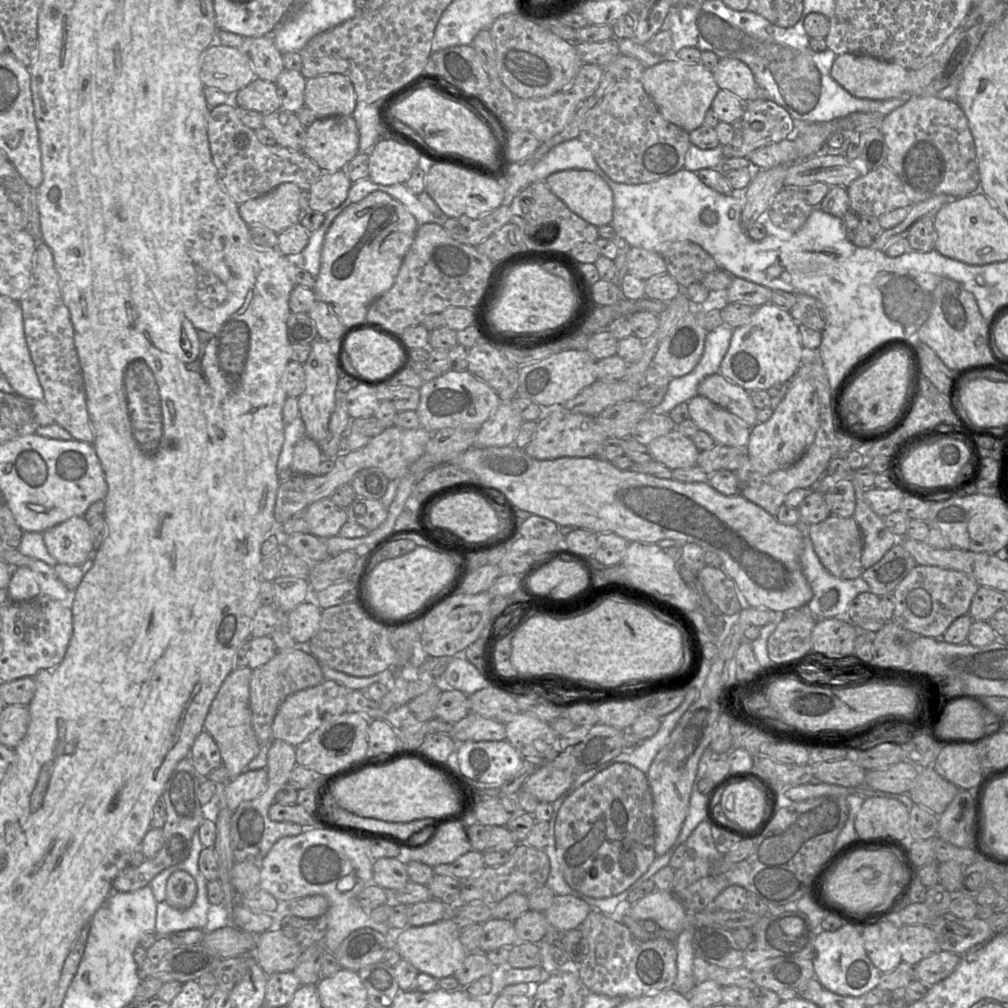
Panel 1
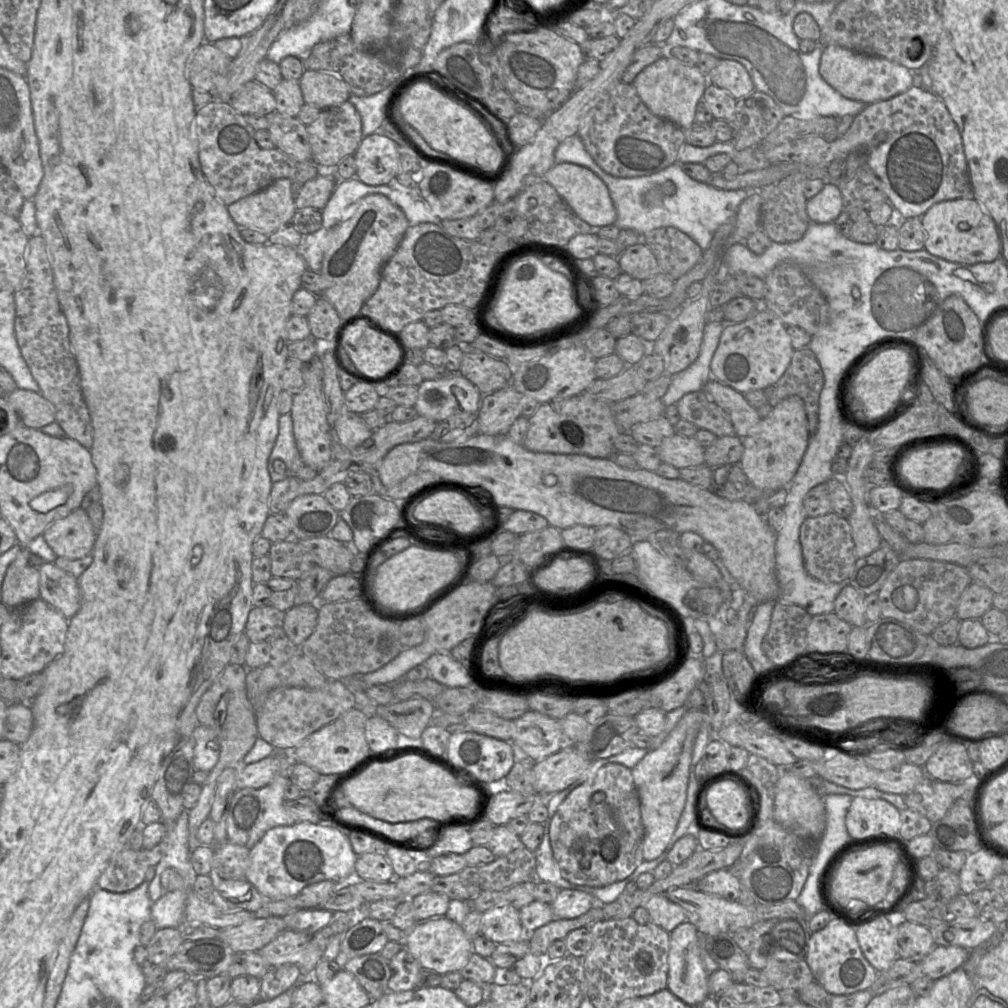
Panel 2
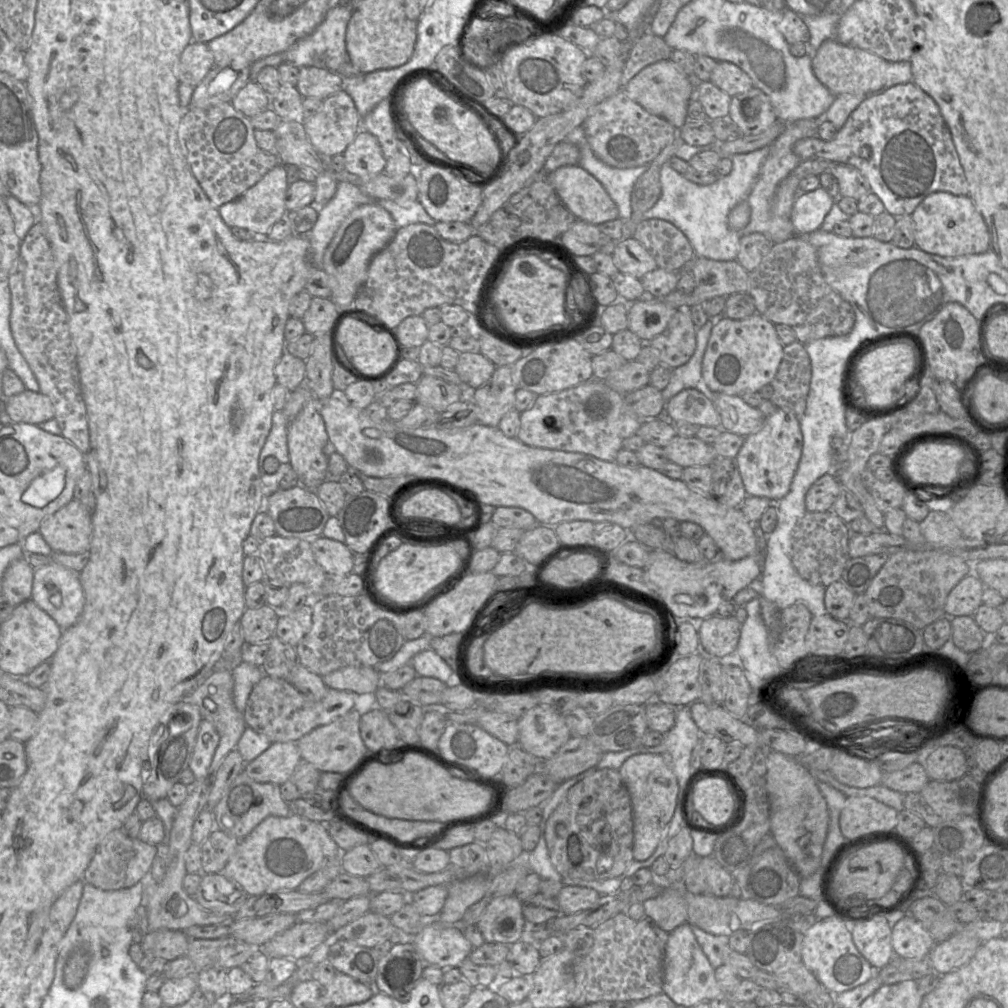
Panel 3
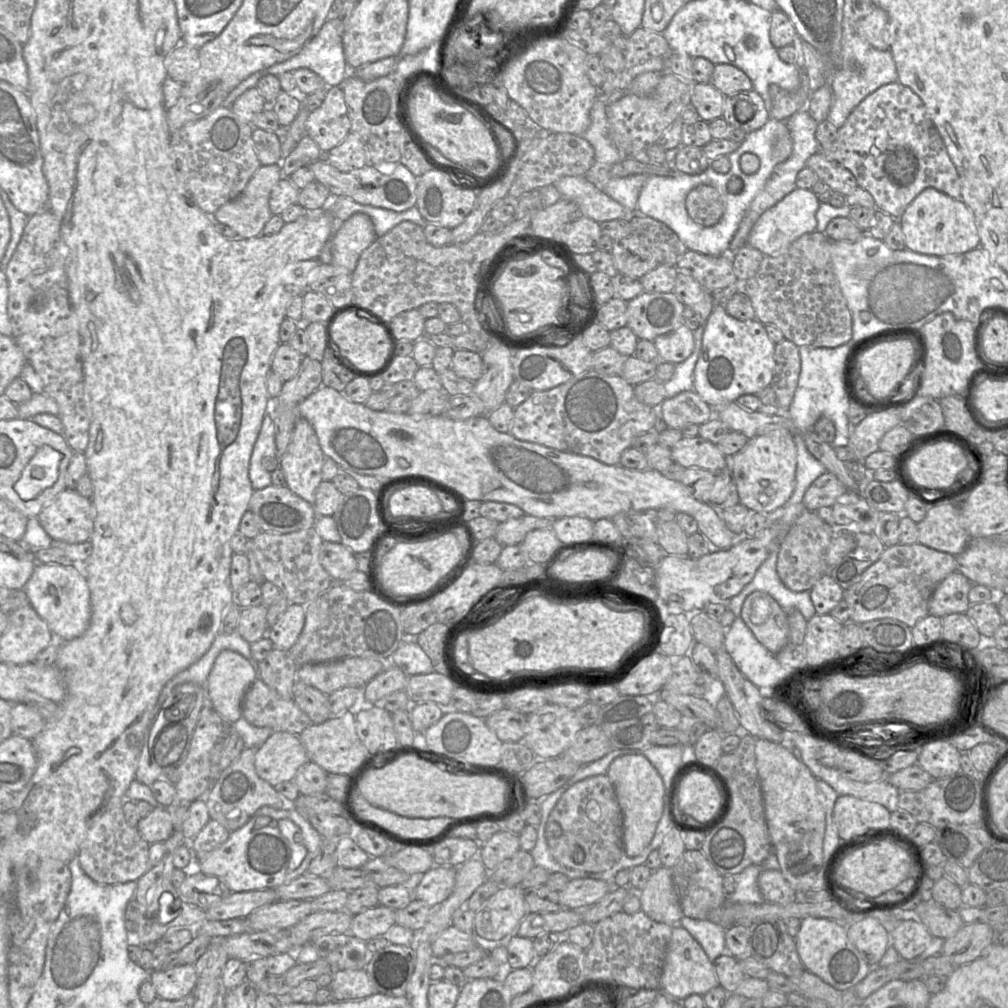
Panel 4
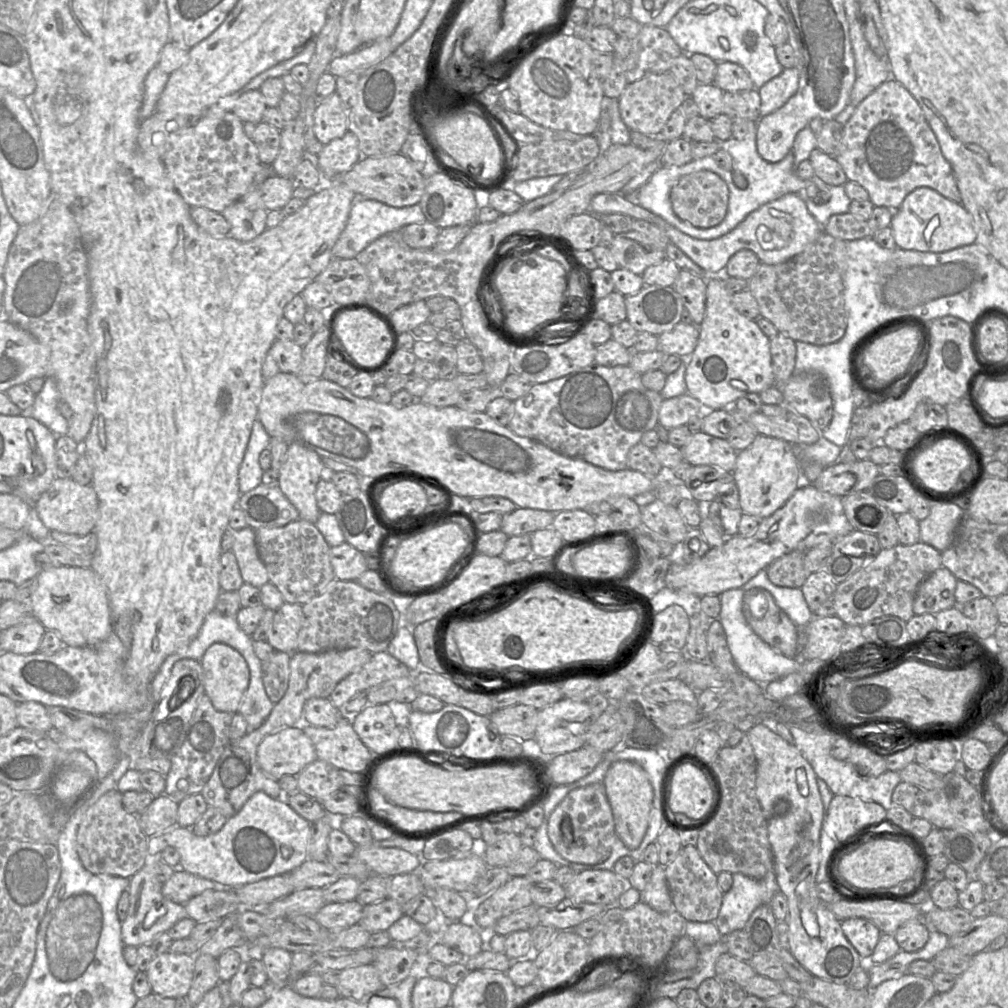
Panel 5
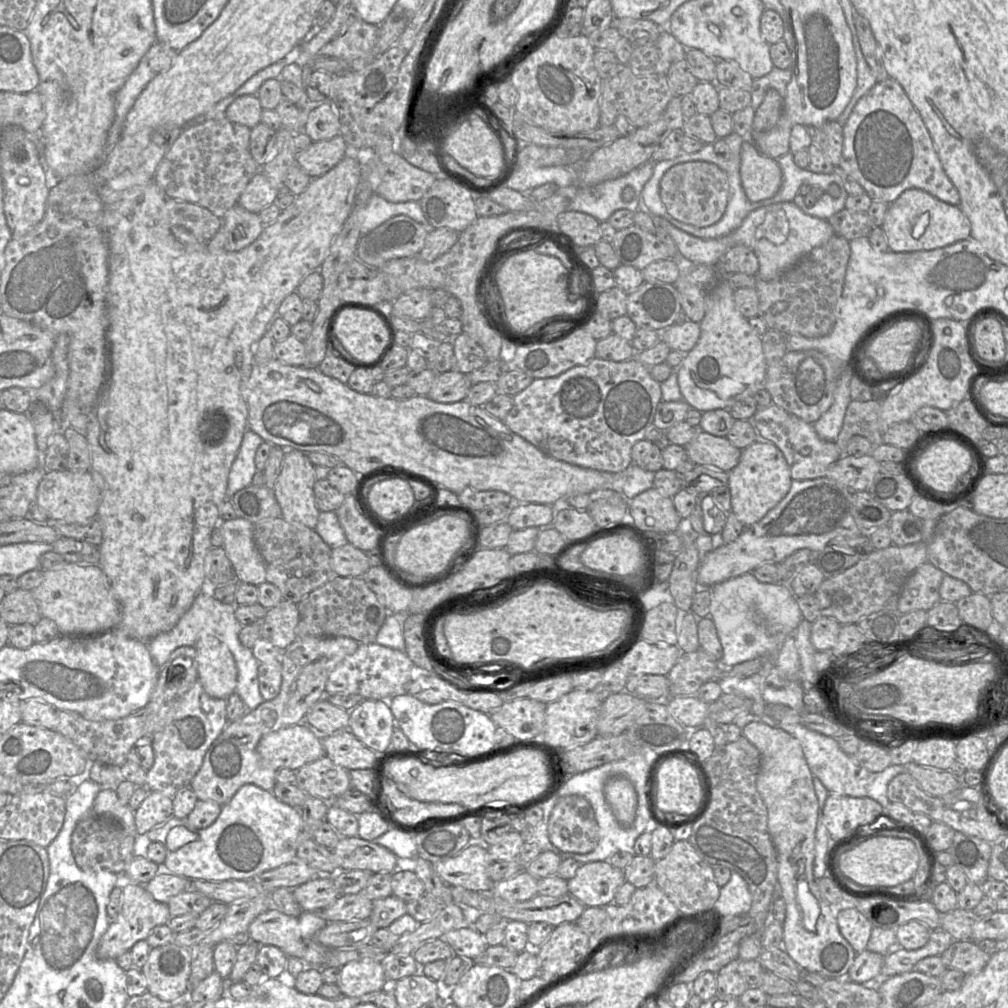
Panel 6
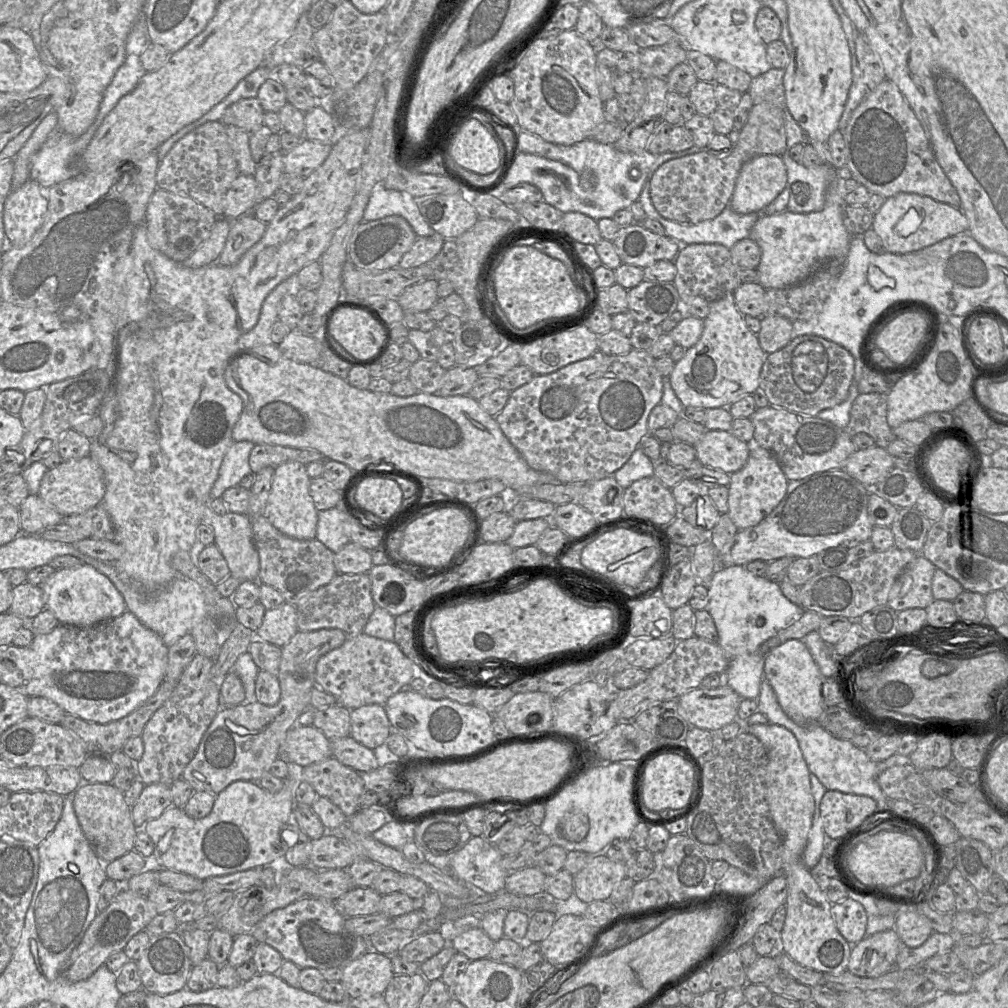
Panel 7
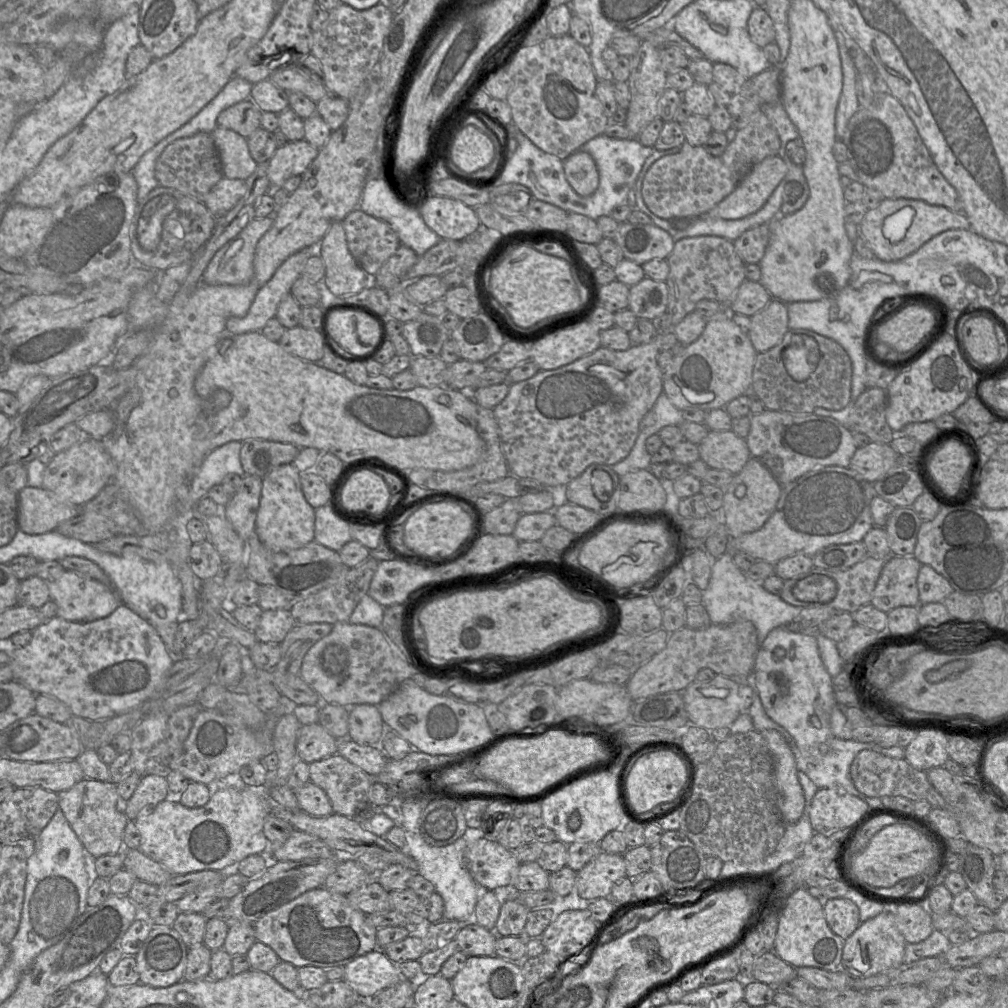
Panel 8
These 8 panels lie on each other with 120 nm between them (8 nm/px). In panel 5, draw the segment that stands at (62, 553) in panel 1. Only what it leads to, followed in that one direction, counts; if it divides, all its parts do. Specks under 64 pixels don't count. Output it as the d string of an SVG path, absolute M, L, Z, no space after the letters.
M56 478L34 504L50 531L86 535L93 531L99 518L99 500L92 485L81 485L72 478Z

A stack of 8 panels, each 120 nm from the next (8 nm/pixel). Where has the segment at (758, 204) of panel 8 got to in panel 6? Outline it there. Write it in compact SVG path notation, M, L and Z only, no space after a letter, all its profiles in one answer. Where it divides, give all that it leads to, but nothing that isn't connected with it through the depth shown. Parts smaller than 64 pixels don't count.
M746 139L741 146L740 175L746 197L751 202L773 197L783 181L778 161L761 154L751 139Z

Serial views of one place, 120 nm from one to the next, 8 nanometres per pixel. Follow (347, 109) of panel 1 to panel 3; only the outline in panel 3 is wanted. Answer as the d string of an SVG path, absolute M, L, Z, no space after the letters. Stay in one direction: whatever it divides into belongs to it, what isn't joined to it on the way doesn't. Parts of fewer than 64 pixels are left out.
M300 67L297 89L303 98L324 100L343 89L343 77L326 68Z

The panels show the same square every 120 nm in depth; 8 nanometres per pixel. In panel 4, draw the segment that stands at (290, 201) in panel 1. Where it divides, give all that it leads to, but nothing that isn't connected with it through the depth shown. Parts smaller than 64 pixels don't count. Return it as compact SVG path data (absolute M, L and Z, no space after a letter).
M281 163L261 165L242 193L222 205L213 218L231 227L242 238L261 235L272 216L269 206L271 191L283 177Z

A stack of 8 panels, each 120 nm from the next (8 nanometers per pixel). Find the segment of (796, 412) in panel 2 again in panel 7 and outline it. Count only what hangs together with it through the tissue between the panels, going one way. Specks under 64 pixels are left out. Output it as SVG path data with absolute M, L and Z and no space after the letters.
M750 443L750 455L746 465L730 475L727 514L738 528L747 529L759 524L783 500L789 480L776 457L768 450Z

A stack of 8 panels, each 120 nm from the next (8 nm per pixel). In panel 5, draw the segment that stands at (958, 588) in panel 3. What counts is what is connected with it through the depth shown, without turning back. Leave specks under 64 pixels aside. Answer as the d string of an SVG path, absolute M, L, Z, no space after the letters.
M941 566L930 574L918 587L913 603L913 612L936 614L956 605L957 578Z

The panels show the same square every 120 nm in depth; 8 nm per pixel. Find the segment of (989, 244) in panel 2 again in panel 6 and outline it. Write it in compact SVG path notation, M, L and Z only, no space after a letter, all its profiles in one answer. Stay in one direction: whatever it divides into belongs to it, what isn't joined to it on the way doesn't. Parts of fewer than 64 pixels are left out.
M915 188L906 189L894 202L888 205L881 228L885 232L888 251L893 252L933 250L967 239L971 235L970 223L960 206L948 204L924 190Z

